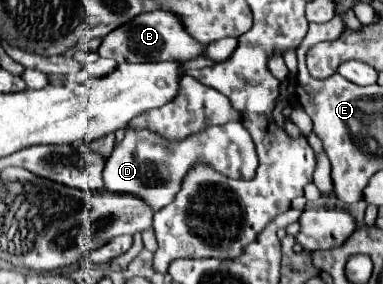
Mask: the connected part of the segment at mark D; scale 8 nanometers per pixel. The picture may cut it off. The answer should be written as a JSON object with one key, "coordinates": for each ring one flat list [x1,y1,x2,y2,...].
{"coordinates":[[242,123,208,127,188,139,168,141,146,129,126,129,126,137,114,147,104,167,104,185,112,193,138,195,152,211,160,211,174,201,182,179,196,165,204,163,230,179,252,179,258,167,258,155,250,133]]}

